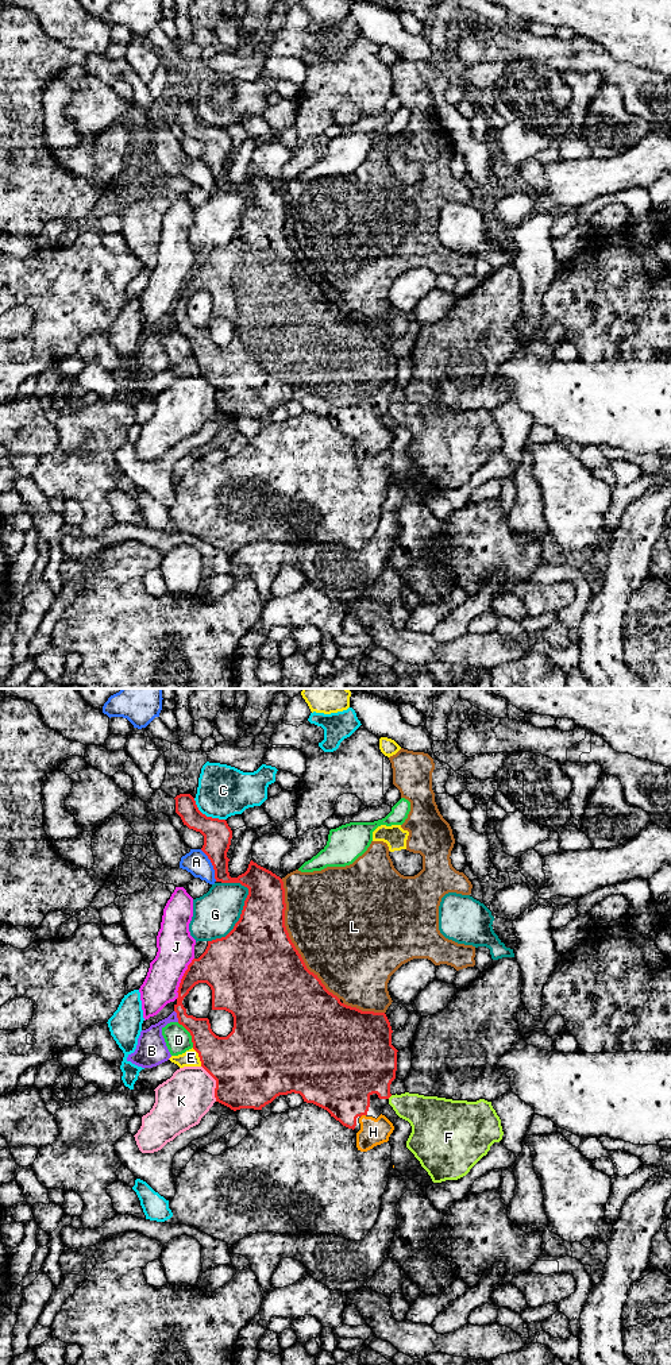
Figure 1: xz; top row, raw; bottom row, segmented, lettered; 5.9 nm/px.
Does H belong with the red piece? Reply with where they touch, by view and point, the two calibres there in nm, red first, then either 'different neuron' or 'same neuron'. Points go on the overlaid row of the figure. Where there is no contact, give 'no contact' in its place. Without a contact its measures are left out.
xz (362, 1114) | 400/160 nm | same neuron

